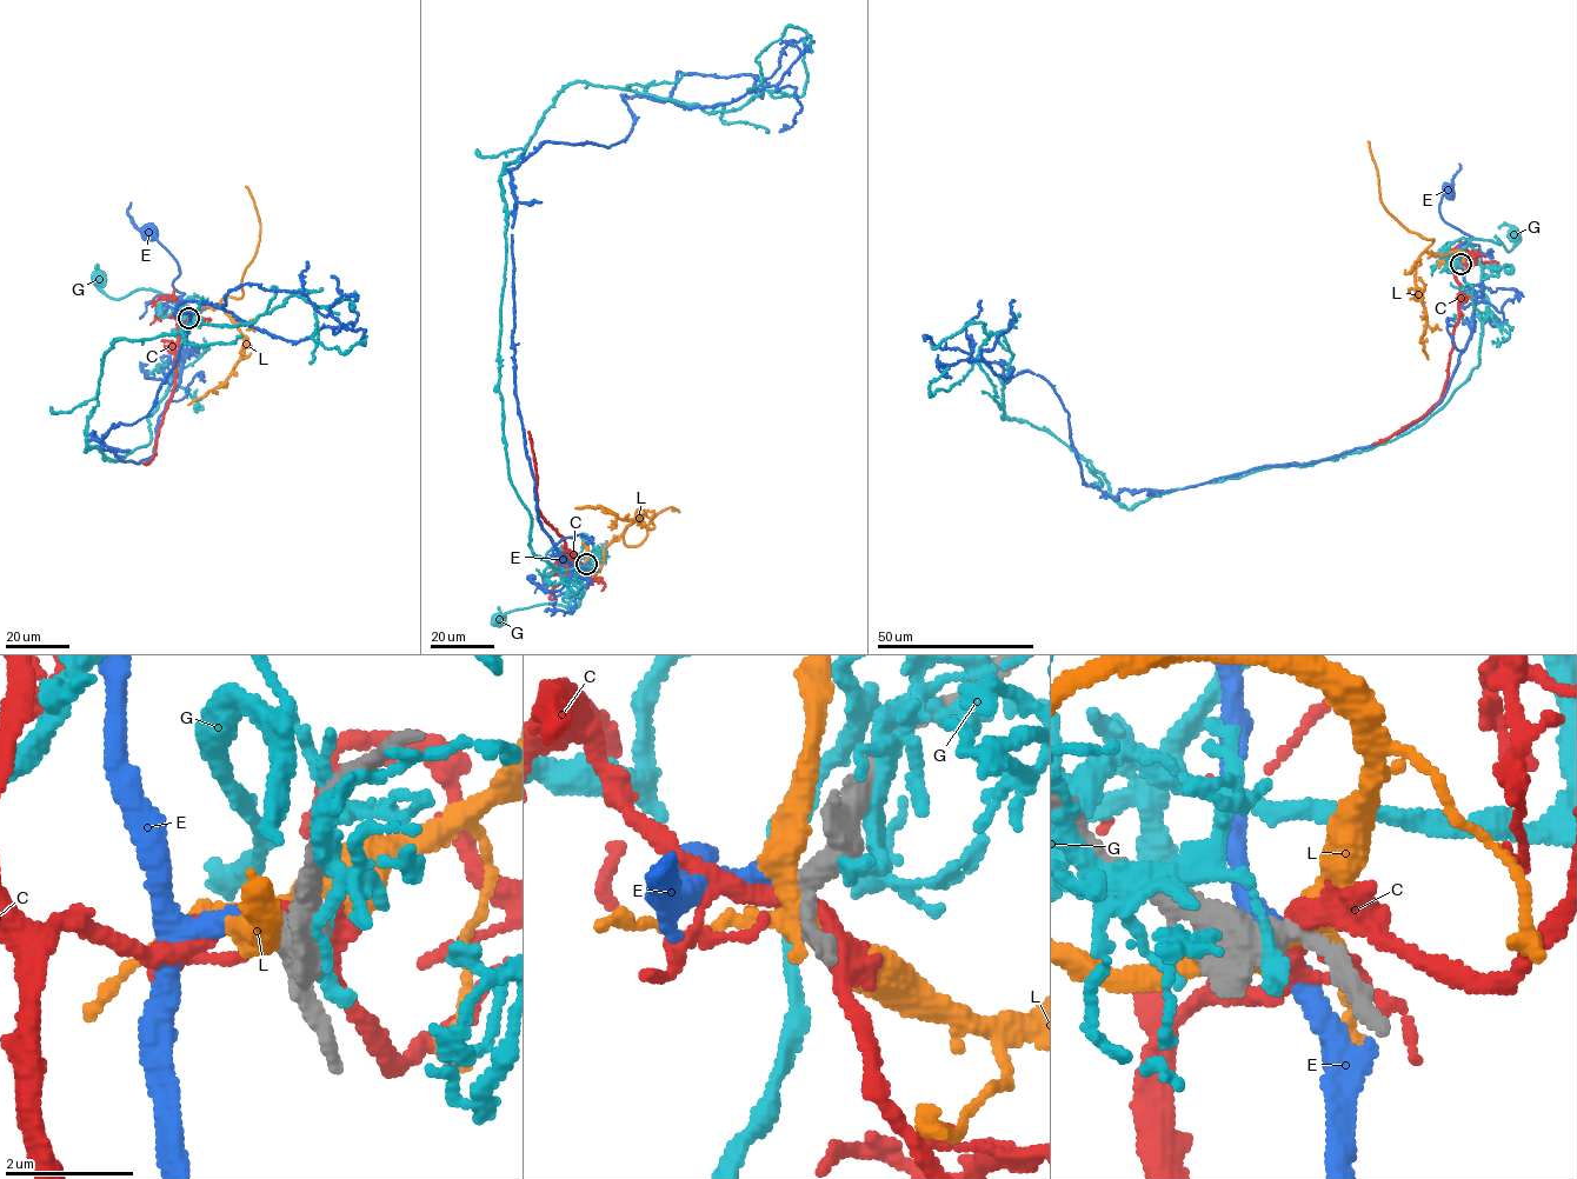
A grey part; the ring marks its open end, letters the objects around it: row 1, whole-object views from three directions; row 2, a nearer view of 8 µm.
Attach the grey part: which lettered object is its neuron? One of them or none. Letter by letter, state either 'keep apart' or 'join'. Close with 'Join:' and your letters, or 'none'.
C: keep apart
E: join
G: keep apart
L: keep apart
Join: E

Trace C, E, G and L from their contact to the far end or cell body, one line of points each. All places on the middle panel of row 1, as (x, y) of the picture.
C: (586, 565), (569, 553), (564, 541), (540, 514), (529, 432)
E: (586, 564), (580, 563), (584, 577), (578, 583), (576, 573), (586, 559), (573, 559), (558, 570), (561, 572)
G: (589, 564), (589, 557), (581, 581), (592, 580), (571, 607), (534, 605), (498, 619)
L: (586, 565), (599, 568), (605, 548), (617, 538), (638, 546), (649, 521), (669, 507), (679, 512), (672, 510)

